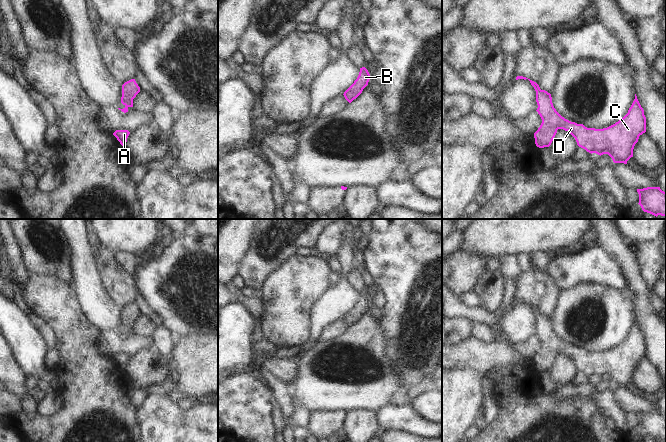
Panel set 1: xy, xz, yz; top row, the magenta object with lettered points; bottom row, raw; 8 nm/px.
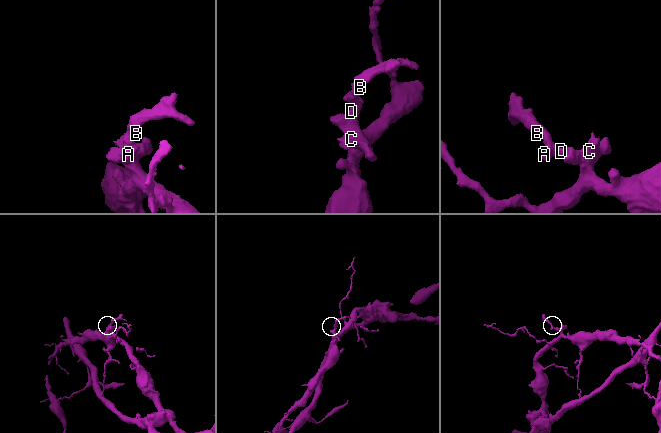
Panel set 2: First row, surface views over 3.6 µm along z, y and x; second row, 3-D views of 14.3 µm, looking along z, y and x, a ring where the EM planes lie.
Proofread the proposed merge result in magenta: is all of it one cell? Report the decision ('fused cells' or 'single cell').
single cell

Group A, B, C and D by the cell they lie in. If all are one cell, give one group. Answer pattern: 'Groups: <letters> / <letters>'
Groups: A B C D

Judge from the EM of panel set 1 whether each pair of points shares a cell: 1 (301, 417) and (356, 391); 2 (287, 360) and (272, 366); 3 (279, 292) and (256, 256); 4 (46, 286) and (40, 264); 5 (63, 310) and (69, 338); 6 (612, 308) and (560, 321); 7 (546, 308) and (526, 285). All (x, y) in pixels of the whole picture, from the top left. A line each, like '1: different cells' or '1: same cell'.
1: different cells
2: same cell
3: different cells
4: different cells
5: same cell
6: same cell
7: same cell

